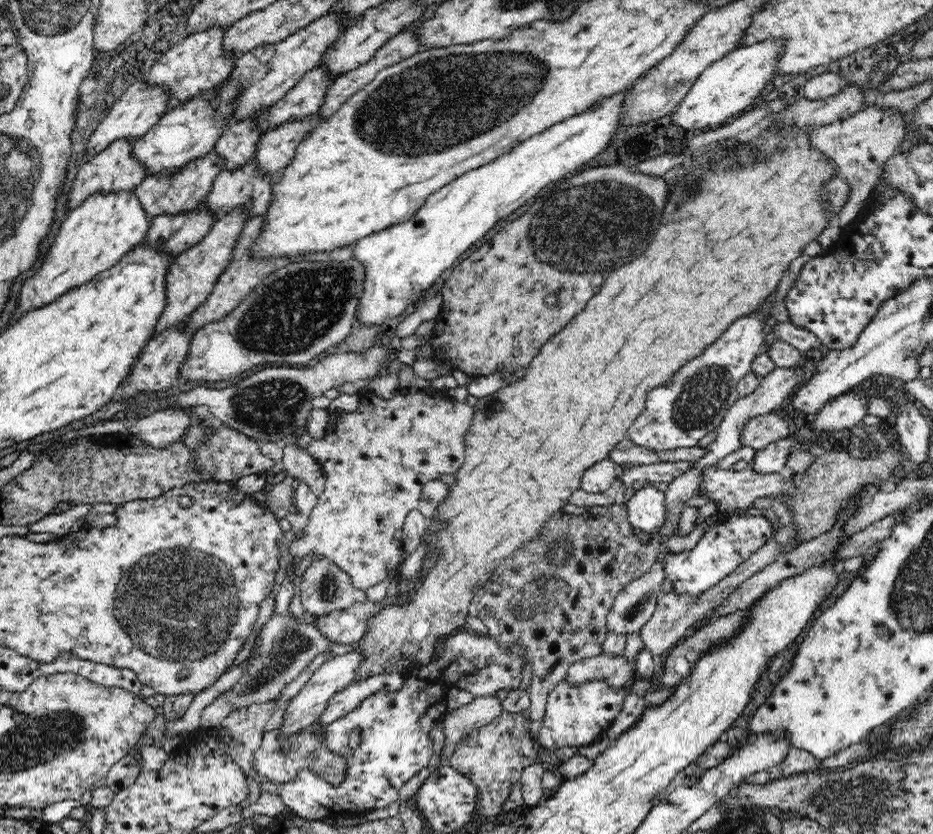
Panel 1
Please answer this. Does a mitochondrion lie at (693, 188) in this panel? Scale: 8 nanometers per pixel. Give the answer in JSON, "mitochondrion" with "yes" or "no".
{"mitochondrion":"yes"}

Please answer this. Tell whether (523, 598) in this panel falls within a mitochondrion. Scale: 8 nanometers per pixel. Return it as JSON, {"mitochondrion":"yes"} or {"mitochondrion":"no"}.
{"mitochondrion":"yes"}

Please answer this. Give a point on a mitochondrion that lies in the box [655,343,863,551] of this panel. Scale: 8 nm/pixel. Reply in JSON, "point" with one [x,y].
{"point":[697,403]}

